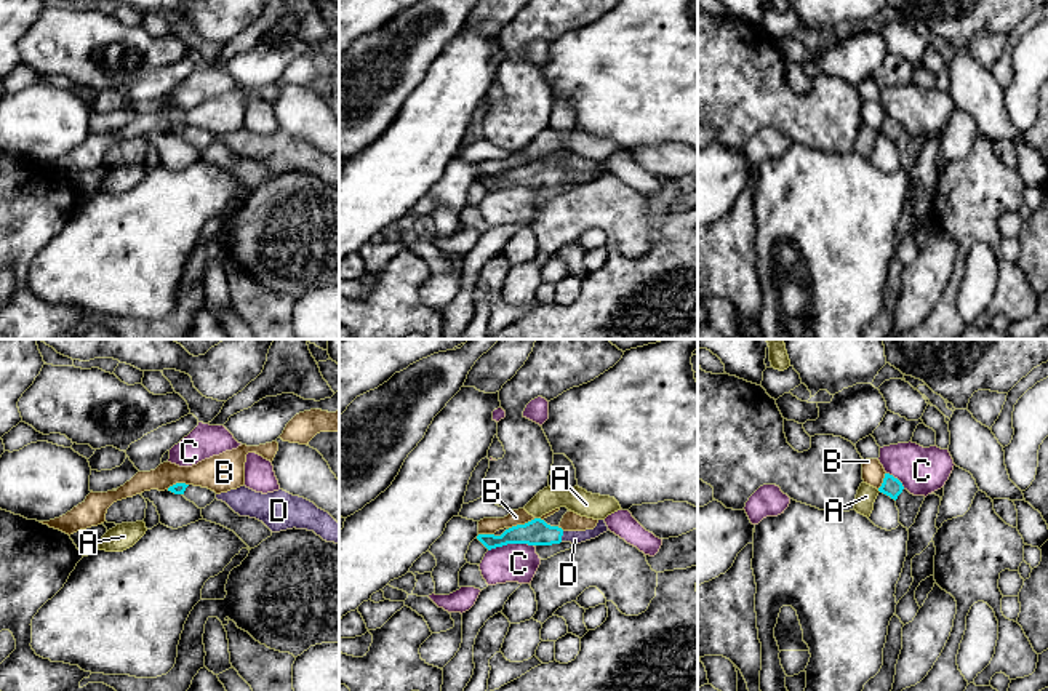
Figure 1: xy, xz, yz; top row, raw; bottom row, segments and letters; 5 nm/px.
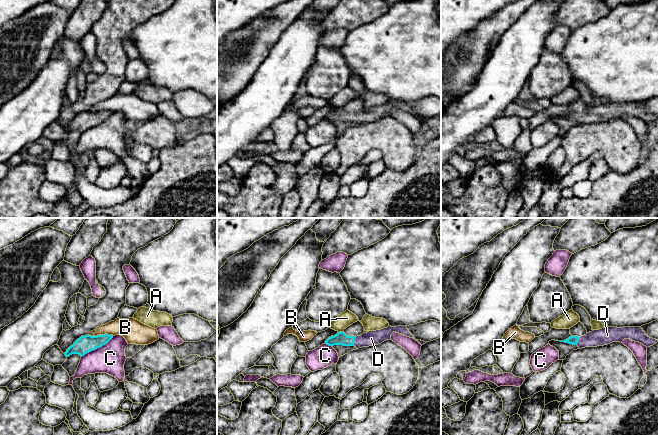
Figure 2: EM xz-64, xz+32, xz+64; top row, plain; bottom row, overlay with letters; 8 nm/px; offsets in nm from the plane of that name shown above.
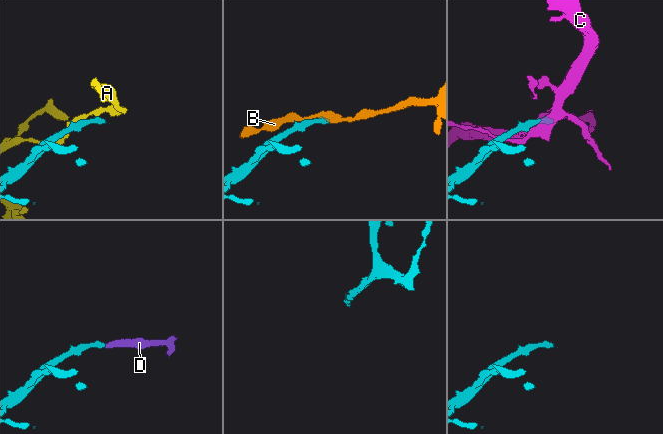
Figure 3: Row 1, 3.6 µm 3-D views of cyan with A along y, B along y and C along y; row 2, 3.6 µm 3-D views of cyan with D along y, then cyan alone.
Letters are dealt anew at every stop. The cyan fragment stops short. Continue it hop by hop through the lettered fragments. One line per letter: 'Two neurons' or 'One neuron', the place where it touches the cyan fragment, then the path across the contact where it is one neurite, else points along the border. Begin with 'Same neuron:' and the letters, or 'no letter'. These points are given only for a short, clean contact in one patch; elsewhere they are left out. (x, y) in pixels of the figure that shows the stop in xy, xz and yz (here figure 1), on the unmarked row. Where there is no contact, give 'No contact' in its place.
Same neuron: D
A: Two neurons. Touches cyan at xz (538, 160). Boundary: xz (535, 159), (540, 160)
B: Two neurons. Touches cyan at xz (522, 167). Boundary: xz (535, 160), (509, 170)
C: Two neurons. Touches cyan at xz (511, 184). Boundary: xz (533, 186), (503, 186), (488, 192)
D: One neuron. Touches cyan at xz (562, 176). Path across: xz (536, 173), (562, 176), (568, 178)

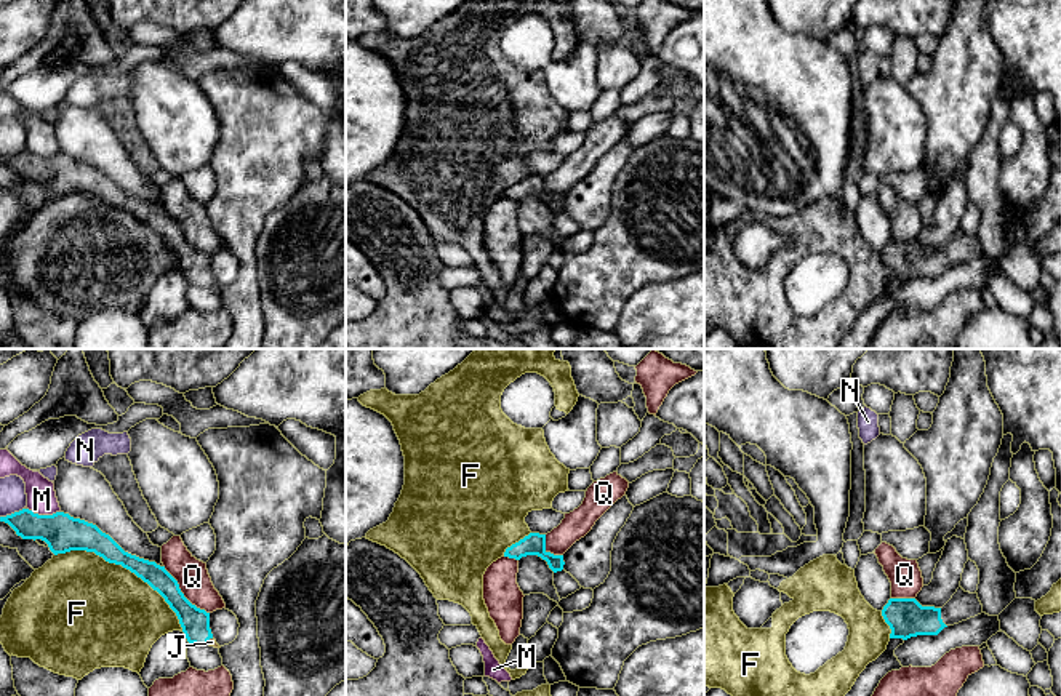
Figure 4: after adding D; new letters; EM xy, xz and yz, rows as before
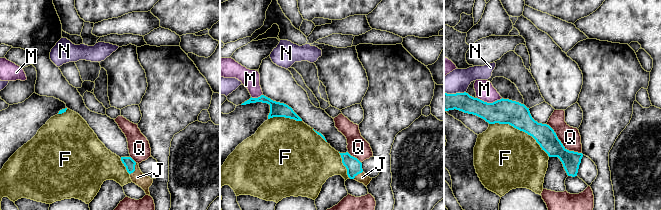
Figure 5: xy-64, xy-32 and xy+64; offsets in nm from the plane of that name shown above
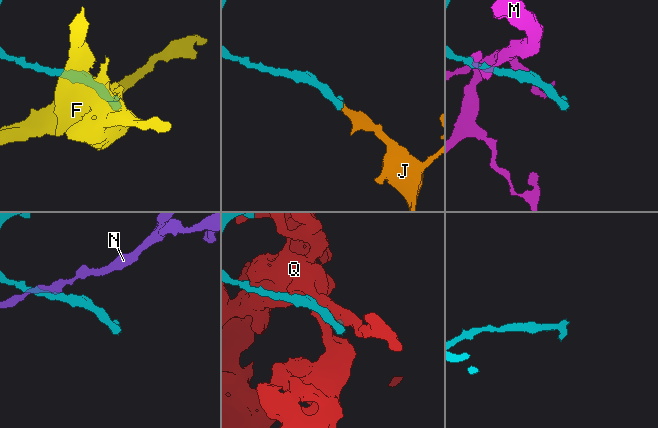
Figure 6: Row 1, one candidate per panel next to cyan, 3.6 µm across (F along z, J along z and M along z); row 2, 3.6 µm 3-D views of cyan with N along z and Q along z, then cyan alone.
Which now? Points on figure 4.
Same neuron: J
F: Two neurons. Touches cyan at xy (125, 208)
J: One neuron. Touches cyan at xy (208, 280). Path across: xy (196, 264), (208, 280), (212, 284)
M: Two neurons. Touches cyan at xy (44, 157). Boundary: xy (28, 149), (39, 156), (60, 154)
N: Two neurons. Touches cyan at xy (12, 156). Boundary: xy (24, 149), (0, 159)
Q: Two neurons. Touches cyan at xy (181, 234)

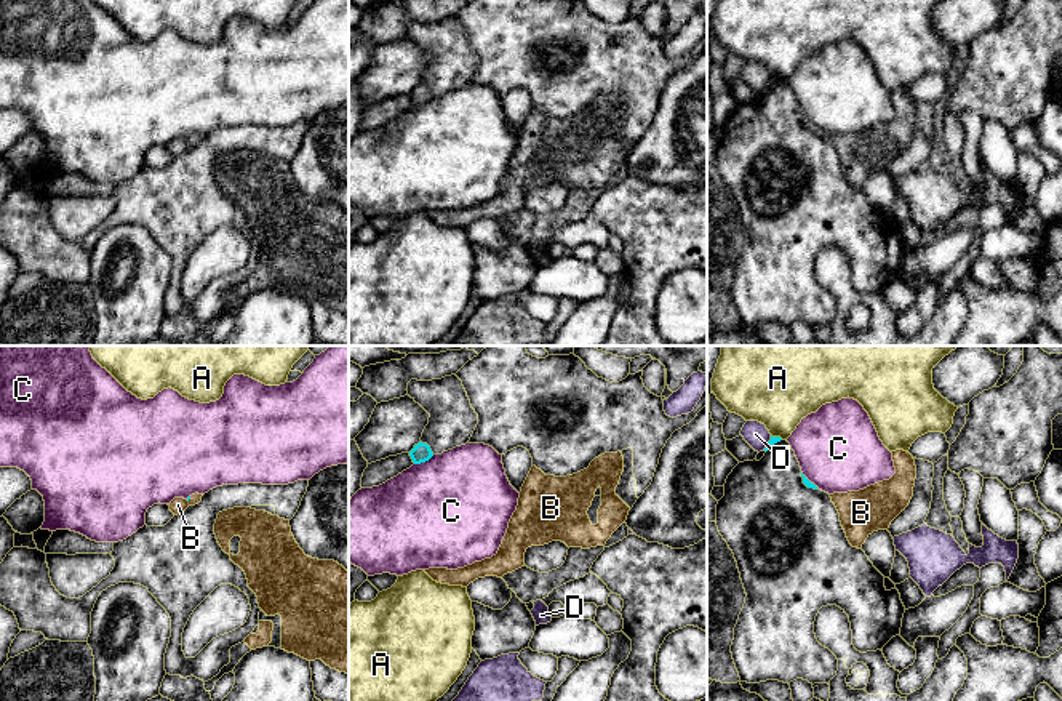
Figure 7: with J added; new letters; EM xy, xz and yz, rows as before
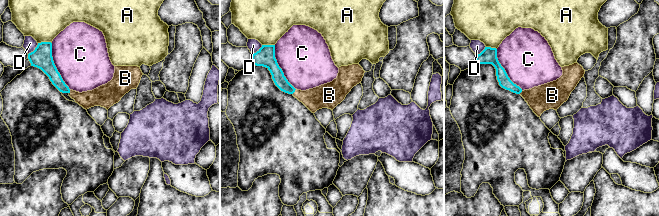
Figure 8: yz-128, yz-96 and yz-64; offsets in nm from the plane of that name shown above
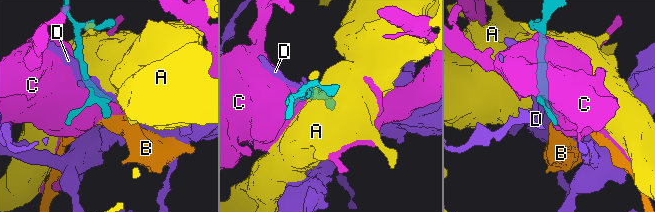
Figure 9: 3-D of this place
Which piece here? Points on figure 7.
Same neuron: B
A: Two neurons. Touches cyan at yz (778, 79)
B: One neuron. Touches cyan at xy (187, 141). Path across: xy (189, 138), (187, 141), (178, 146)
C: Two neurons. Touches cyan at xz (424, 103)
D: Two neurons. Touches cyan at yz (768, 85)

